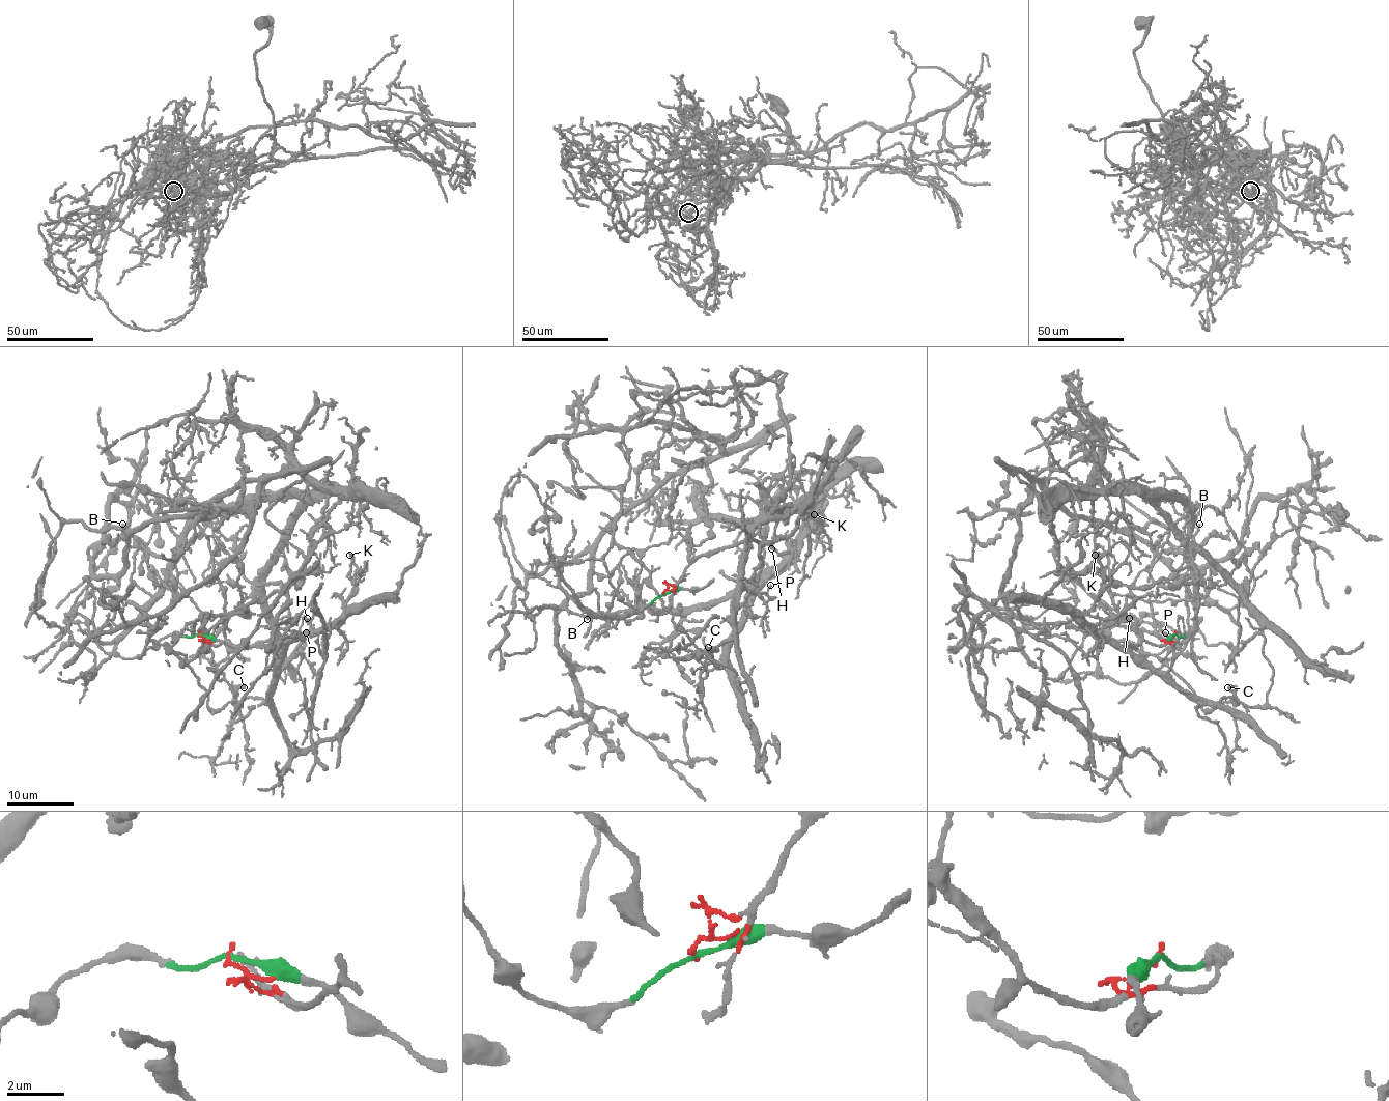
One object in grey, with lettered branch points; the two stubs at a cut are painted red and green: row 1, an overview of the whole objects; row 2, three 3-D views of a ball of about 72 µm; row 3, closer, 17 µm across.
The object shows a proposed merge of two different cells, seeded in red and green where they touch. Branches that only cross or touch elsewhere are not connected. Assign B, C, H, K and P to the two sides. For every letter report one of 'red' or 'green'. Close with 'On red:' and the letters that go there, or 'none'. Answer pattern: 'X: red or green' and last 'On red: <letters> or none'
B: green
C: green
H: red
K: red
P: red
On red: H, K, P

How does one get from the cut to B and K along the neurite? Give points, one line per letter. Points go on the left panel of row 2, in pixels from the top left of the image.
B: (200, 634), (138, 656), (234, 553), (258, 483), (137, 530), (154, 583), (121, 524)
K: (200, 634), (204, 643), (217, 645), (287, 646), (300, 637), (320, 632), (342, 615), (355, 586), (349, 555)

